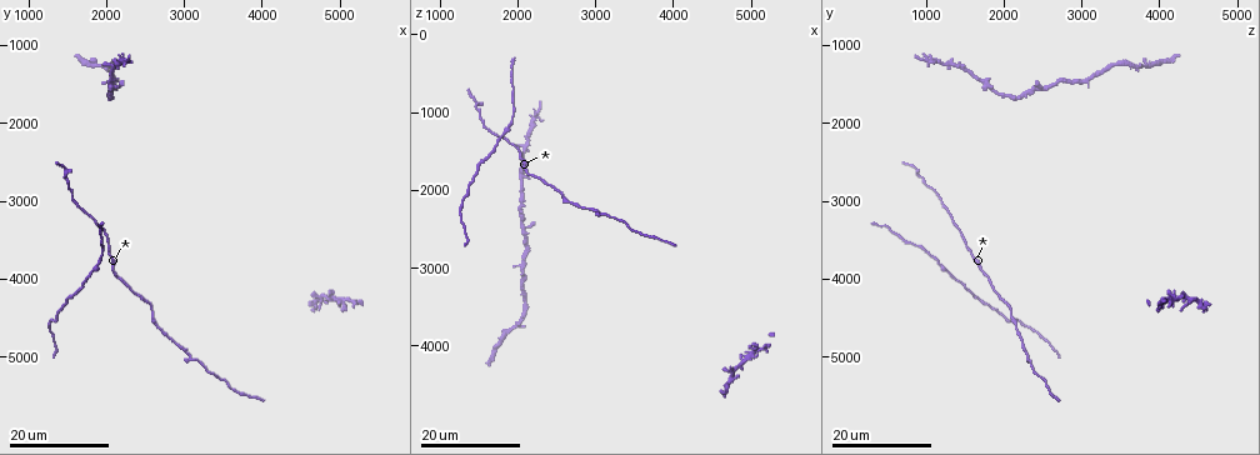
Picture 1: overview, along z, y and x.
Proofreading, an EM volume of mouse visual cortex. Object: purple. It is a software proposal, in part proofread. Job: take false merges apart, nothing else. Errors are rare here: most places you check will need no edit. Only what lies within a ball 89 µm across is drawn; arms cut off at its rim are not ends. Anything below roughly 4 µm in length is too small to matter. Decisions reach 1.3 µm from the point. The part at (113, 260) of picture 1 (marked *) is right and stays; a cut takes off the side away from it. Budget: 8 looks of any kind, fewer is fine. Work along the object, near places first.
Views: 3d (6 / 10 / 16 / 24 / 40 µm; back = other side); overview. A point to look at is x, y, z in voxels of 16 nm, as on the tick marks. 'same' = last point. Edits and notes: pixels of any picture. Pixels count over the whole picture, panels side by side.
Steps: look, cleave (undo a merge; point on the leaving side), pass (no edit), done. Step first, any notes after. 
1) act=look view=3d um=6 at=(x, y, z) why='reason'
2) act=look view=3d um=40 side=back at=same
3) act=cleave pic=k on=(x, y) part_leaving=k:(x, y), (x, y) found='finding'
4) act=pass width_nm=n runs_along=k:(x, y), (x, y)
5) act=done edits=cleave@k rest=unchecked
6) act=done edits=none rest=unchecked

act=look view=3d um=16 at=(1950, 3550, 800) why='calibre changes'

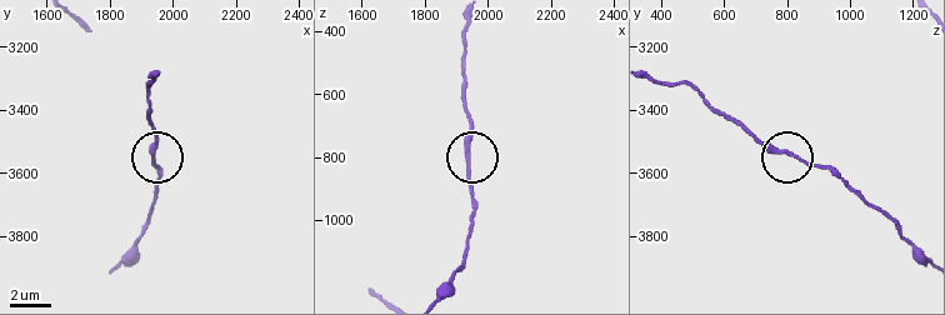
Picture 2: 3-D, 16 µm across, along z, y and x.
act=look view=3d um=10 at=(1940, 3540, 800)

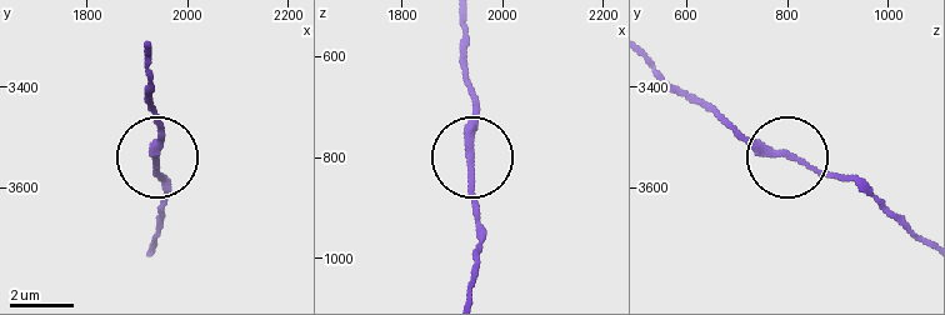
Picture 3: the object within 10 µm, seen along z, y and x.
act=pass found='all the same neuron'

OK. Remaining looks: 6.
act=look view=3d um=16 at=(1900, 3800, 1200)

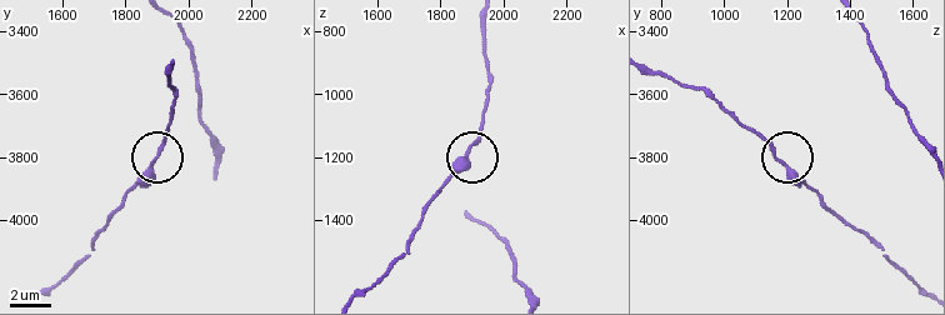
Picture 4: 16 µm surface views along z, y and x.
act=look view=3d um=10 at=(1880, 3840, 1210) why='zoom in'

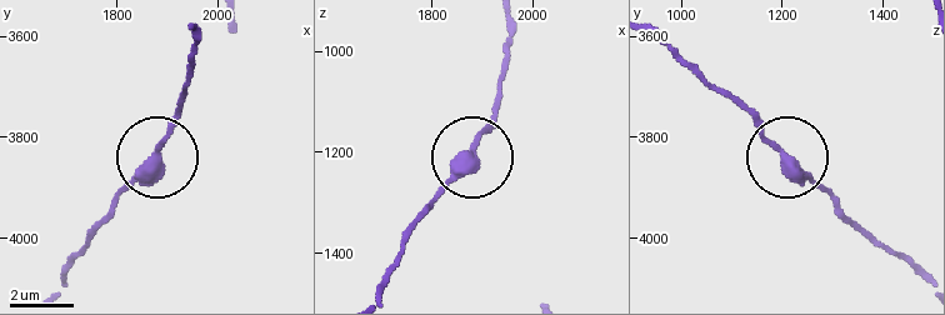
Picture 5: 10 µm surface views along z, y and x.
act=pass found='continuous, no second neuron'

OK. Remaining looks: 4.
act=look view=3d um=24 at=(2600, 4550, 2150) why='calibre changes'

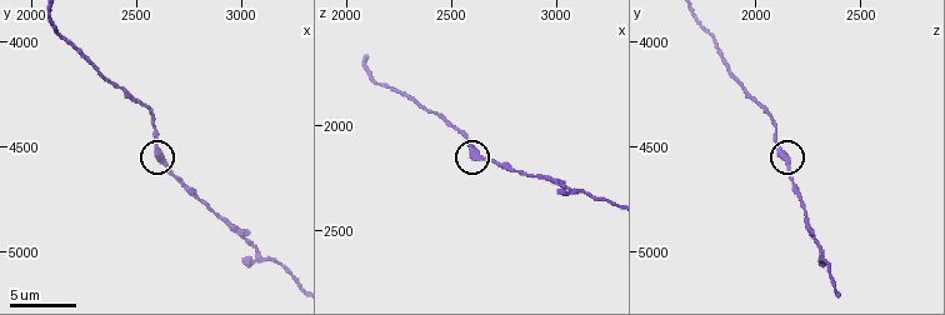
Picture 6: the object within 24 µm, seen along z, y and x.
act=look view=3d um=6 at=(2640, 4570, 2160) why='closer look'

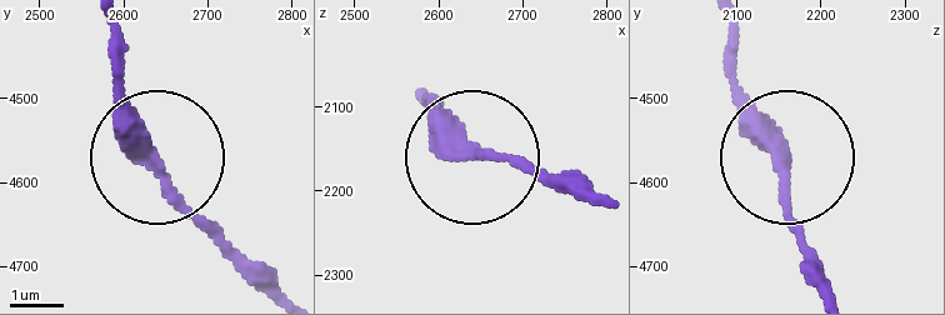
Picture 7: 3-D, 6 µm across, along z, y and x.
act=pass width_nm=330 found='continuous, no second neuron'

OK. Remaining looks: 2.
act=look view=3d um=10 at=(3160, 5050, 2330) why='thick turns thin'

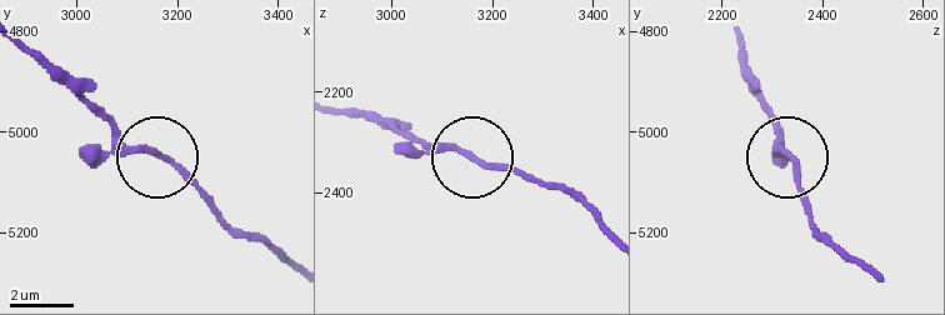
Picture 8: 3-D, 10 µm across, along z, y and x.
act=pass width_nm=170 runs_along=8:(21, 41), (118, 138), (158, 154), (228, 224) found='all the same neuron'

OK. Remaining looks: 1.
act=done edits=none rest=unchecked

